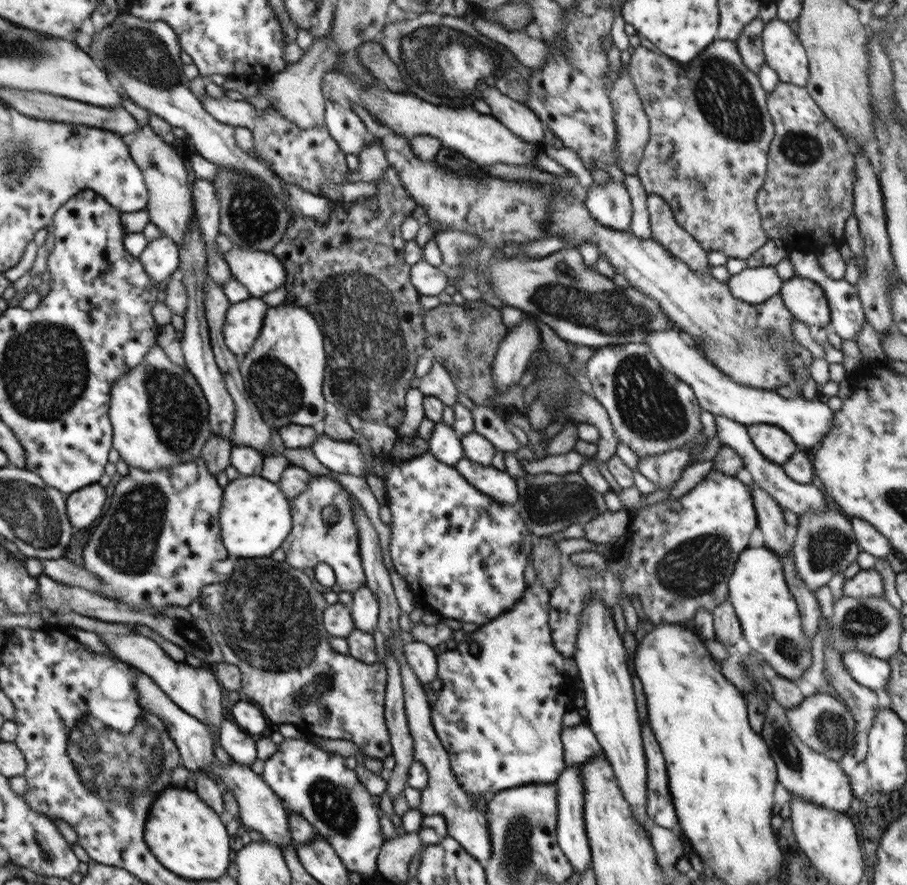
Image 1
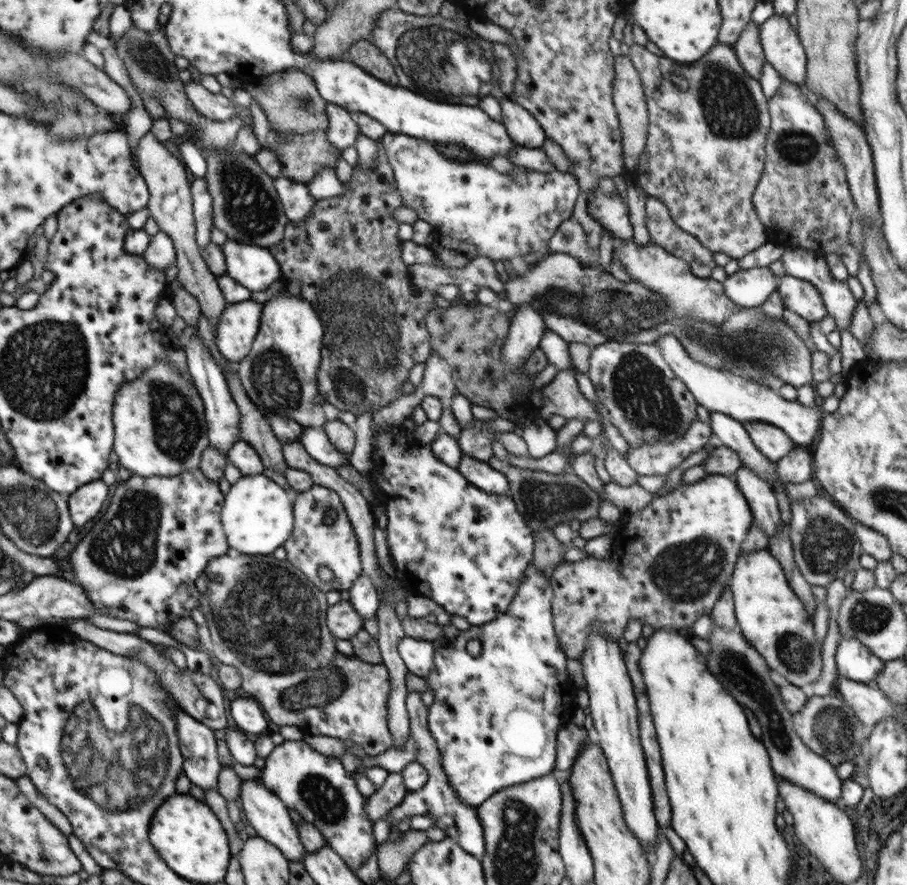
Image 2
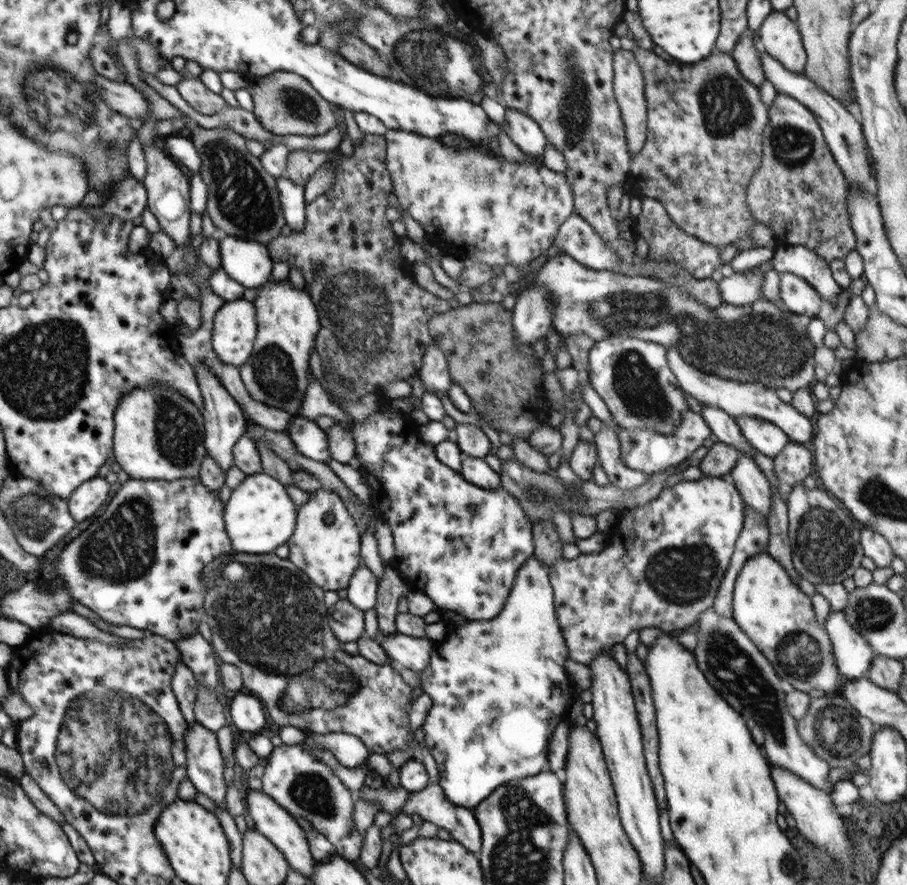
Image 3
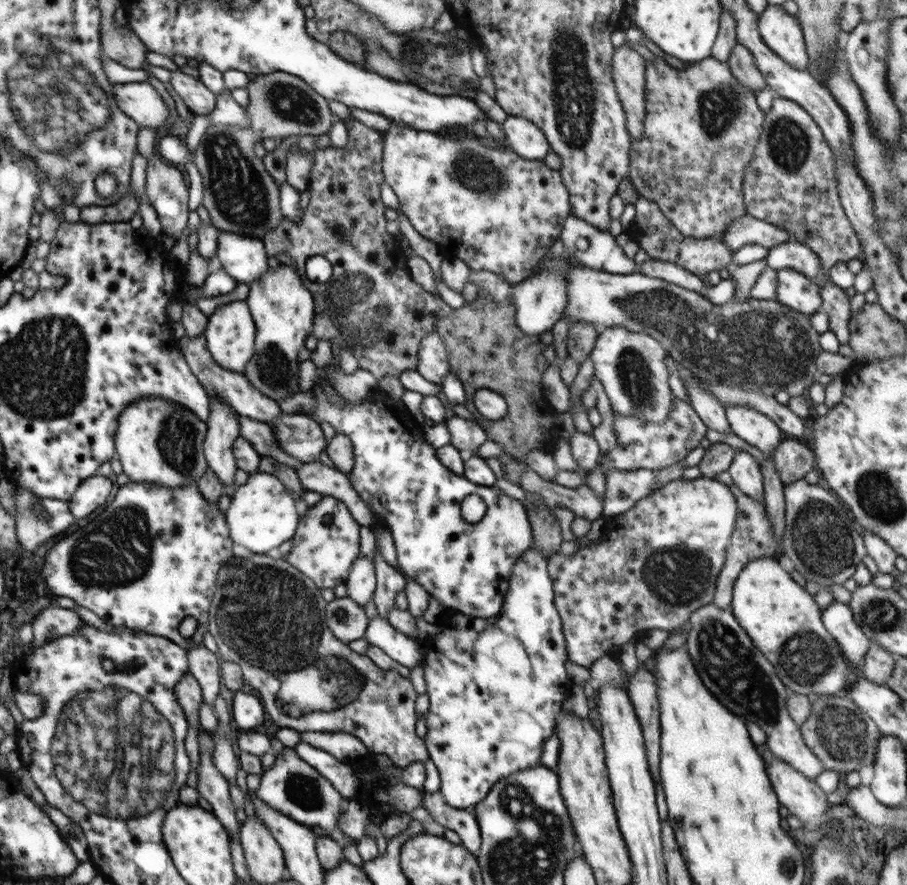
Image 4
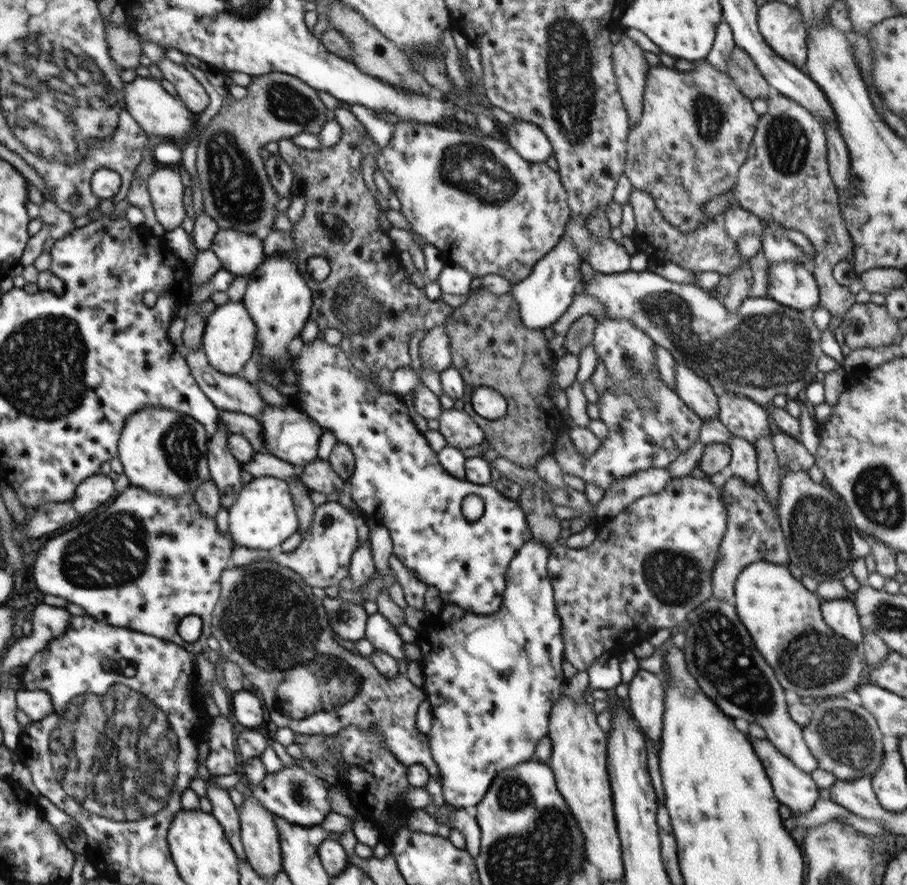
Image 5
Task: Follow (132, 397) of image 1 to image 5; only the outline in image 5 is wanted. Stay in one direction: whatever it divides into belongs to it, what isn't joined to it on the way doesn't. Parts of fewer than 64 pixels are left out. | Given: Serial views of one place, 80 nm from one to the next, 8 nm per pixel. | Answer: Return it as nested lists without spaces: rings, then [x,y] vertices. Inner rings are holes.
[[[144,407],[127,416],[117,444],[117,457],[121,461],[123,473],[134,486],[162,497],[177,497],[188,491],[193,494],[200,484],[211,478],[207,463],[208,439],[205,426],[192,416],[169,408]]]

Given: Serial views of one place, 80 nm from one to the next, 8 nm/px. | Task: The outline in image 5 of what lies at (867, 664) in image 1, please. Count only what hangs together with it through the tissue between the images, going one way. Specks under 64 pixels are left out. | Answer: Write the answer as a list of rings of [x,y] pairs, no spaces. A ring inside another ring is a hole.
[[[851,599],[822,601],[820,608],[824,622],[829,628],[851,644],[862,648],[863,628]]]

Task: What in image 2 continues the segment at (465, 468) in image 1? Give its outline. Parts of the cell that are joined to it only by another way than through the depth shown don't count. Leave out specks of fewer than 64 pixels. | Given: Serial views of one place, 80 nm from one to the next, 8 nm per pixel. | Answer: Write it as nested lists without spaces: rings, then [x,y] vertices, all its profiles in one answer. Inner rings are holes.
[[[463,455],[457,469],[470,484],[476,485],[480,490],[506,496],[511,494],[510,485],[503,470],[495,470],[486,462]]]

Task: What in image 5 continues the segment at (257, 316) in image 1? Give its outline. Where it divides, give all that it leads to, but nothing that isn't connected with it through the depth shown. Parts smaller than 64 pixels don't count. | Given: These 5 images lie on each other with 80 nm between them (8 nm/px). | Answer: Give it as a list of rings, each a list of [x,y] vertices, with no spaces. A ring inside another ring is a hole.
[[[242,300],[216,307],[205,321],[201,345],[208,362],[224,374],[240,375],[255,351],[257,328]]]

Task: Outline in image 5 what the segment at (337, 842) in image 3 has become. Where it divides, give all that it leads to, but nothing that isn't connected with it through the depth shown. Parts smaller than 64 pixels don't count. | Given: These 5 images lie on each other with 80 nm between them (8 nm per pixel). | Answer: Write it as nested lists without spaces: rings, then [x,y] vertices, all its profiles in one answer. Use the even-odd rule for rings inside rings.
[[[299,765],[284,766],[278,772],[268,773],[259,785],[250,787],[253,795],[274,817],[284,818],[290,824],[303,827],[316,827],[333,812],[328,799],[328,786],[322,779],[308,773]]]

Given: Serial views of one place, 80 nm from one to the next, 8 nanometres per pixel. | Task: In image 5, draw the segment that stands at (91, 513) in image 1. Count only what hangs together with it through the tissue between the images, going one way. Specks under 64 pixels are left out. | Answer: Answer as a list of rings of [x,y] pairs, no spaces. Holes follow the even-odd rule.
[[[100,472],[83,480],[78,486],[78,494],[70,500],[77,514],[84,516],[112,498],[115,494],[114,482],[108,475]]]

